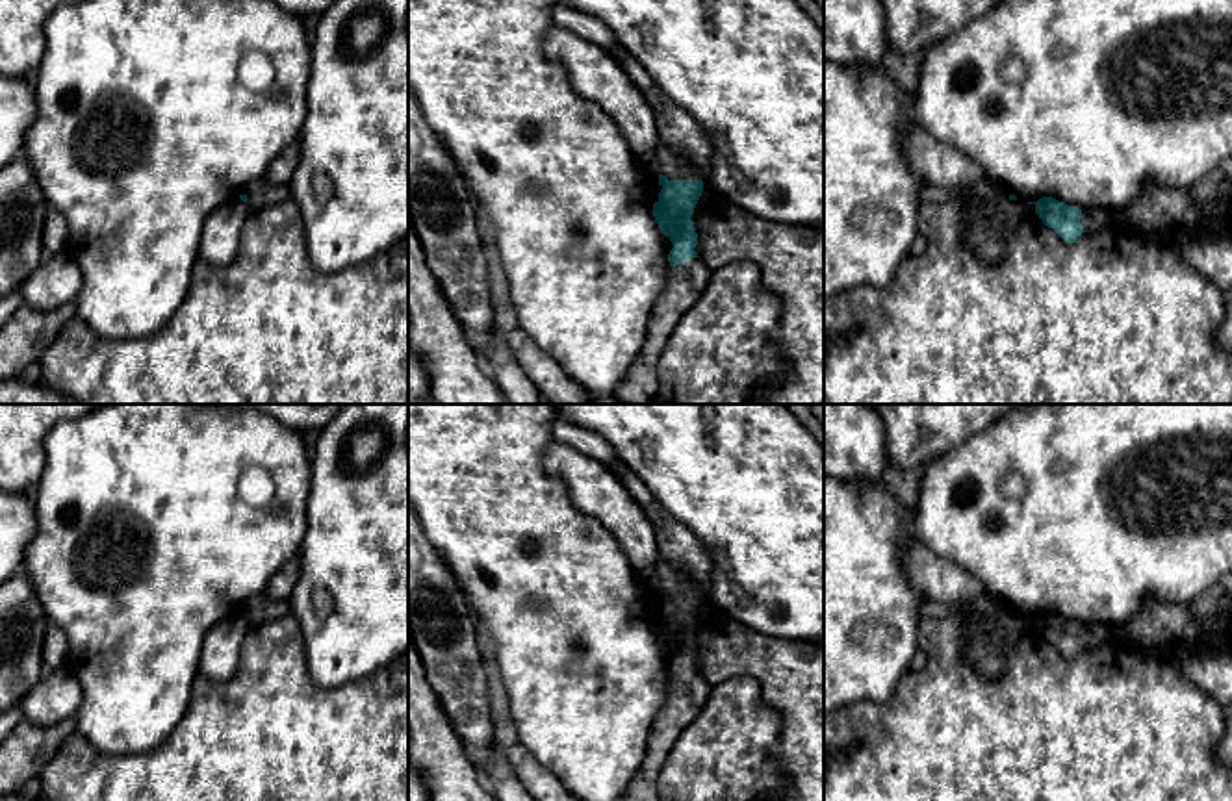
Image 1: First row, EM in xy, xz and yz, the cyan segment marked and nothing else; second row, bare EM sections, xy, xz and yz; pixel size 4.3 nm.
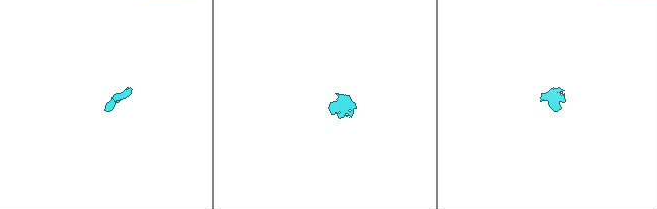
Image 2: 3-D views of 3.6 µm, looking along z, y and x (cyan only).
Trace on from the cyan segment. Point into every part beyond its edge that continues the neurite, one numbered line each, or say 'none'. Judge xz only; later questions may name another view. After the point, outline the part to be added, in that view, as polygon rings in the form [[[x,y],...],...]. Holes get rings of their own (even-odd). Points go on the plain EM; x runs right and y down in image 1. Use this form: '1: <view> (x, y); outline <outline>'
1: xz (674, 583); outline [[[659,556],[655,564],[655,578],[659,590],[666,591],[668,595],[701,595],[698,584],[690,580],[683,571],[677,571],[662,556]]]
2: xz (687, 696); outline [[[699,673],[672,682],[670,693],[648,732],[646,756],[620,801],[659,801],[659,769],[679,734],[709,701],[712,688]]]

